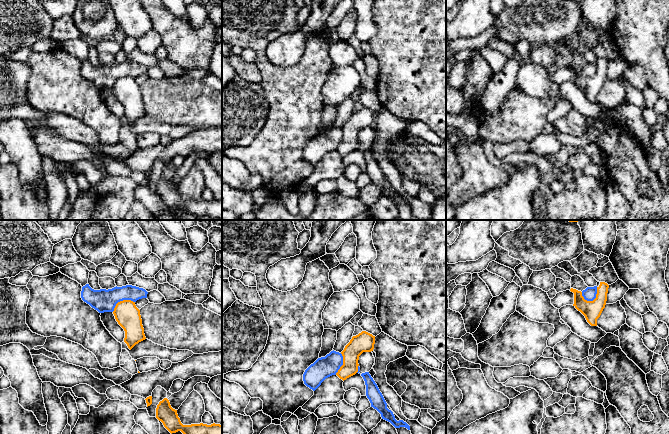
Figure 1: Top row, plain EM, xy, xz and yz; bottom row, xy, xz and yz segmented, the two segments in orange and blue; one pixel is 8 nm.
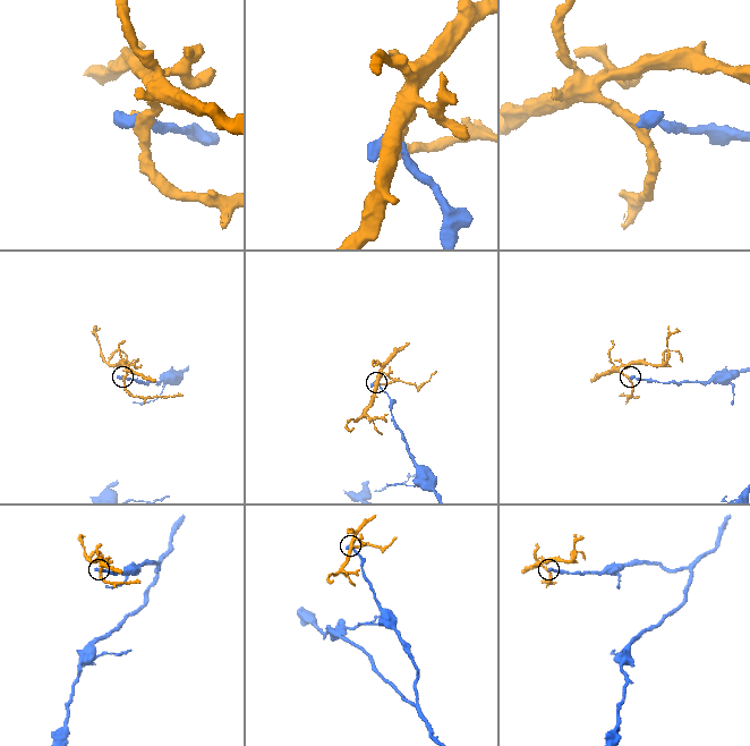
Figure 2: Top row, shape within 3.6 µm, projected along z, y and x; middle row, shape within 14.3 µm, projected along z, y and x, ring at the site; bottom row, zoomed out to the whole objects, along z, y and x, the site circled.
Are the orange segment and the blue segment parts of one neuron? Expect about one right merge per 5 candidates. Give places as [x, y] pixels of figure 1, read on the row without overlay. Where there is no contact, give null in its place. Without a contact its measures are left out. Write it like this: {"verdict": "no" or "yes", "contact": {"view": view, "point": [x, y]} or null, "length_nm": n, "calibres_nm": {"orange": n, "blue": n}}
{"verdict": "no", "contact": {"view": "yz", "point": [594, 75]}, "length_nm": 150, "calibres_nm": {"orange": 150, "blue": 110}}

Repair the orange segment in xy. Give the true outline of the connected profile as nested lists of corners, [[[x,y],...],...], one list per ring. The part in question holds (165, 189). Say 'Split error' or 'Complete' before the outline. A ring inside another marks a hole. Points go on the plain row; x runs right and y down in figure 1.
Complete. [[[167,174],[159,178],[156,184],[156,194],[172,210],[181,207],[185,212],[196,216],[222,218],[222,201],[220,200],[191,200],[183,201],[178,193],[177,186],[173,185]]]

